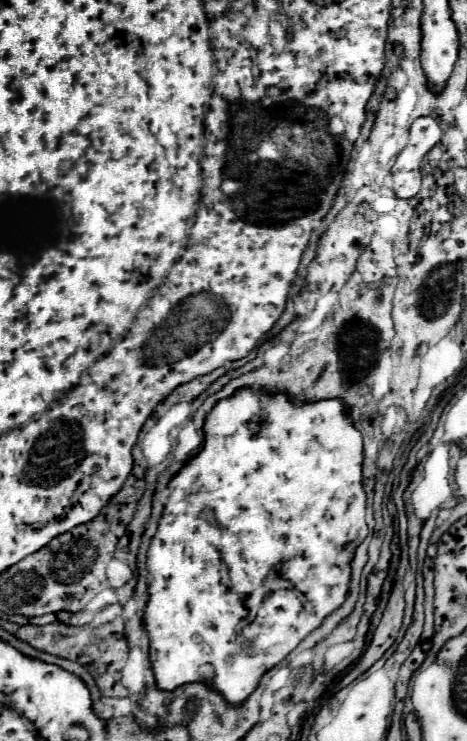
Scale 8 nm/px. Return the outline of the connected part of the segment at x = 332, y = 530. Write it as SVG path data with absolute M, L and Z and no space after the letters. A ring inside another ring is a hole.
M252 387L222 399L206 417L204 433L206 441L202 451L188 461L168 485L170 499L148 549L148 573L152 583L148 585L150 599L144 619L150 637L150 661L160 689L172 691L190 681L204 681L208 675L198 665L214 665L214 689L220 691L230 705L240 705L266 673L262 667L270 671L280 663L346 599L354 549L368 535L364 521L366 493L362 489L364 449L362 435L352 427L352 419L344 413L340 399L304 403L298 407L282 393L268 395ZM344 551L346 567L340 567L338 555ZM274 565L280 565L284 577L292 581L310 603L304 605L292 591L274 591L262 601L256 619L238 633L236 623L246 615L238 595L252 593ZM228 577L234 591L224 583Z

